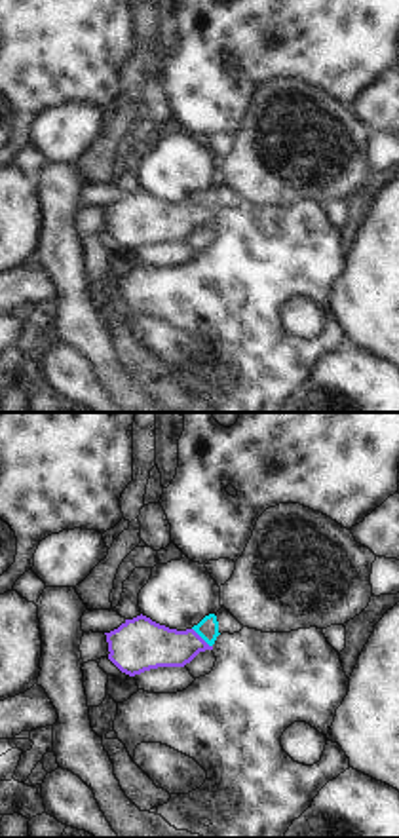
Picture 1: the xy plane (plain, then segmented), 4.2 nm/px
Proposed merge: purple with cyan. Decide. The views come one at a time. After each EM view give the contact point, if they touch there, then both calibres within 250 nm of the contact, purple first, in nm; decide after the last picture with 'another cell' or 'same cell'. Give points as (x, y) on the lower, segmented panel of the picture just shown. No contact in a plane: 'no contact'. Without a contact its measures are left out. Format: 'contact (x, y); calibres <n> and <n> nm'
contact (200, 637); calibres 220 and 90 nm

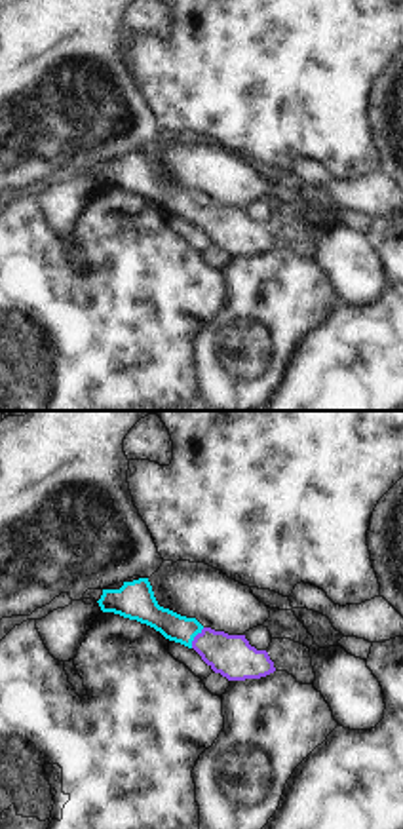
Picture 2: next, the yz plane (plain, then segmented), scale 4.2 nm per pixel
contact (194, 637); calibres 180 and 120 nm

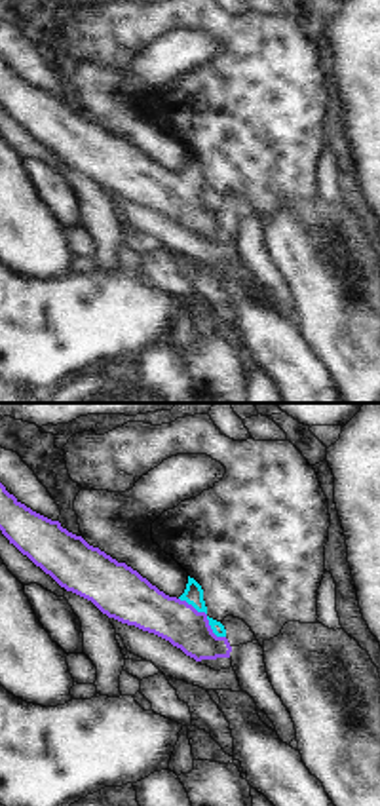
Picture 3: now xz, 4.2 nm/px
contact (206, 616); calibres 190 and 80 nm

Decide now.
same cell

